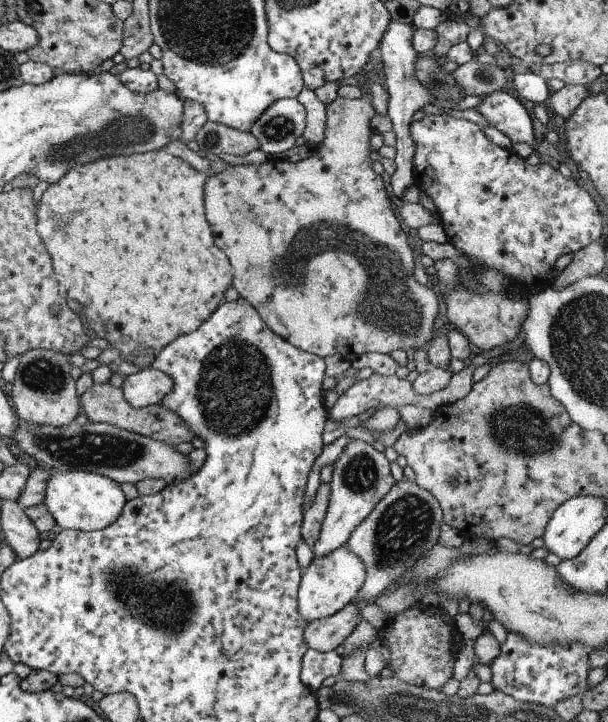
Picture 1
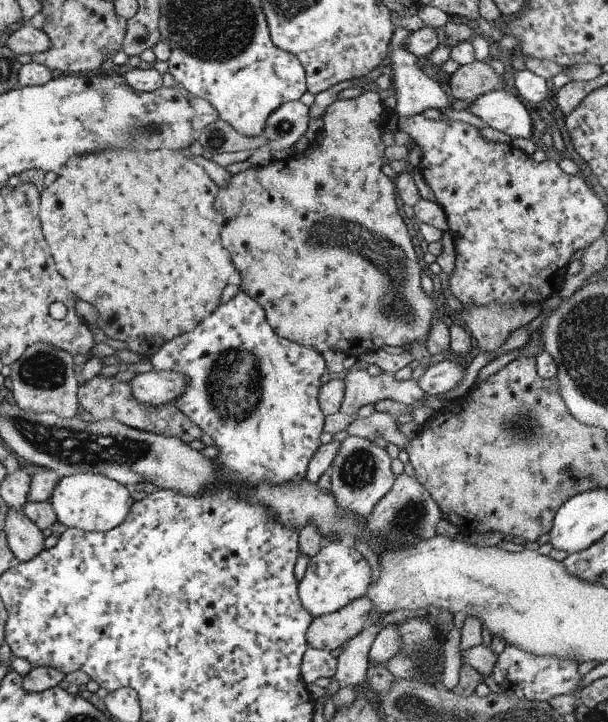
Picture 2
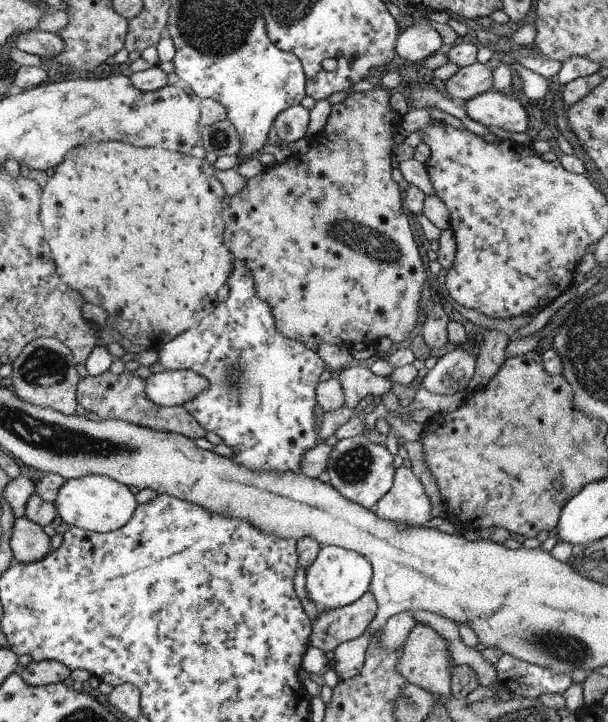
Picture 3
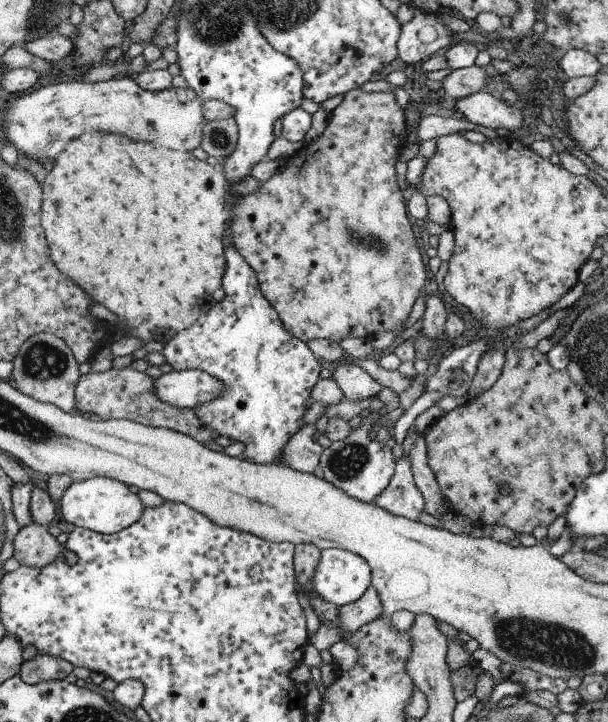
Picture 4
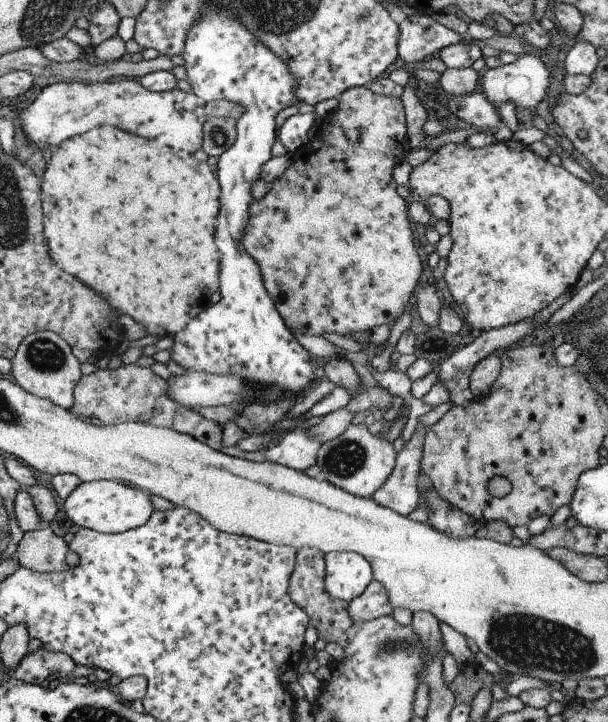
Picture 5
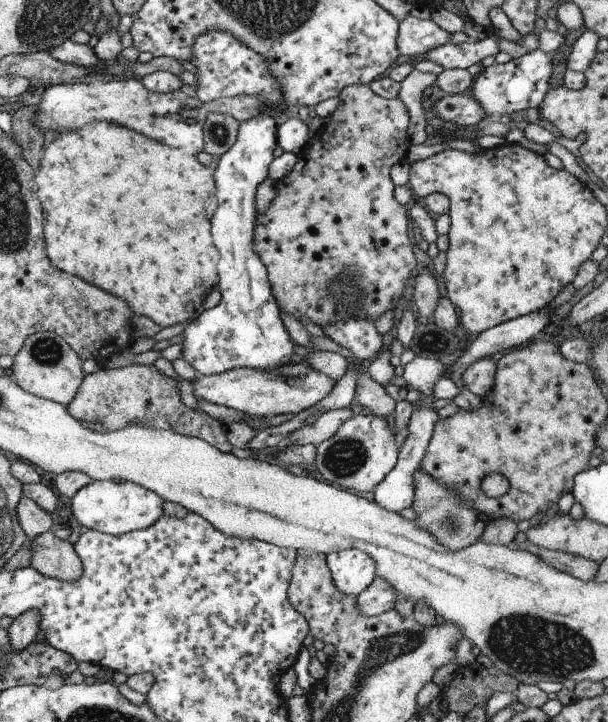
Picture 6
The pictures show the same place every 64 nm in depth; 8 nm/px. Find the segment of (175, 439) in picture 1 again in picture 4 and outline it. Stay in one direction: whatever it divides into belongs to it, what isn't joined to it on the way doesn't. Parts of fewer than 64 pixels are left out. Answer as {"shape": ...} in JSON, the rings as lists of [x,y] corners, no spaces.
{"shape":[[[130,367],[110,368],[105,372],[89,372],[79,375],[73,392],[74,411],[77,410],[86,416],[95,414],[102,421],[125,419],[148,427],[171,429],[186,434],[201,444],[215,442],[219,432],[213,432],[205,424],[201,424],[201,420],[197,418],[194,409],[173,407],[161,402],[153,394],[153,381],[145,372],[139,372]]]}

